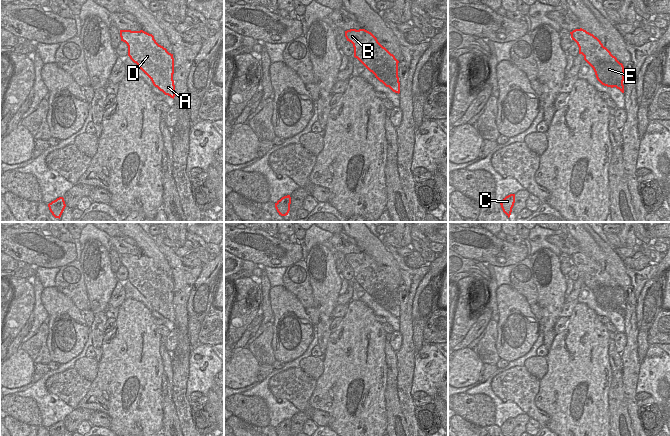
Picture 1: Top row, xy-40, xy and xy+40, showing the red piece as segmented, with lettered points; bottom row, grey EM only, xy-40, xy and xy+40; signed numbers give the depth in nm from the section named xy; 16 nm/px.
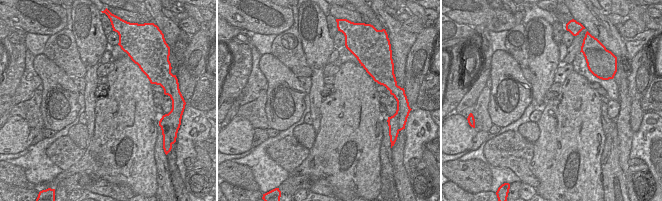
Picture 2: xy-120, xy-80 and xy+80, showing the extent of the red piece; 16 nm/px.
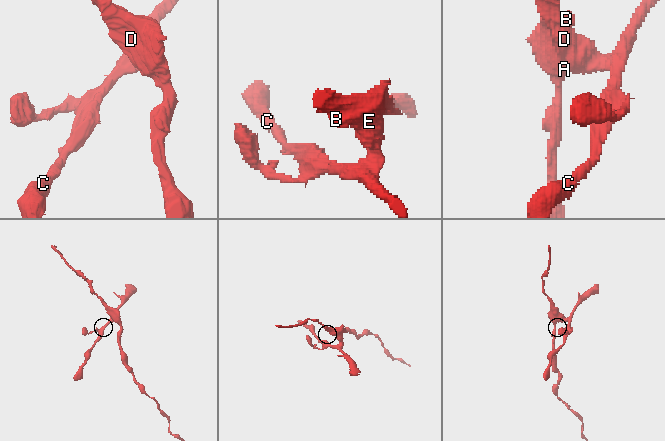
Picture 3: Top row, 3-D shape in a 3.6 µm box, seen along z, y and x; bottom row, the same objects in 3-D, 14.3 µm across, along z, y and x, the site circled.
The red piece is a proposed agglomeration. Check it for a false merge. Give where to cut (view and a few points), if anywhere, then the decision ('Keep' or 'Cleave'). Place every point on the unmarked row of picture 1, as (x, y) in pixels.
Split along xy+40 (618, 285), (601, 285), (592, 291). Cleave

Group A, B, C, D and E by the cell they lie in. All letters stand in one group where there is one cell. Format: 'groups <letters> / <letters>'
groups A B D / C E

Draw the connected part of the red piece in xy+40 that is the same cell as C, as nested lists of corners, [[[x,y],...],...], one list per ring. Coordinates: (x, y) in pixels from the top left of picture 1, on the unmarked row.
[[[515,418],[506,420],[500,427],[503,436],[512,436],[512,432],[515,427]]]

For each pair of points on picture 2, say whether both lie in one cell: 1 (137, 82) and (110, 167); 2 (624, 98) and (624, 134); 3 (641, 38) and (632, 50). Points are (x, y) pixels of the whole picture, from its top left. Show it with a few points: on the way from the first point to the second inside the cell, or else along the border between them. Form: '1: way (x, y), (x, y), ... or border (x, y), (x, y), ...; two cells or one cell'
1: way (129, 103), (125, 118), (125, 132), (111, 146); one cell
2: way (624, 107), (624, 125); one cell
3: way (639, 41), (633, 47); one cell

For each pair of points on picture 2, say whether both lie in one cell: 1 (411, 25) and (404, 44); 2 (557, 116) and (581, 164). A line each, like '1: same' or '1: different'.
1: different
2: same

